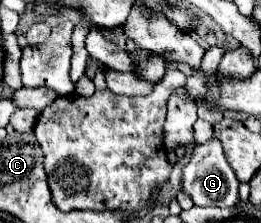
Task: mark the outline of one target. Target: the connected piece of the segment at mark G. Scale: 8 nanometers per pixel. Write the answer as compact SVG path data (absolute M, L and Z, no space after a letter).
M211 139L205 145L195 145L191 159L183 169L183 191L191 195L193 203L199 207L233 207L239 201L237 187L239 181L229 163L225 161L221 143L217 139Z

